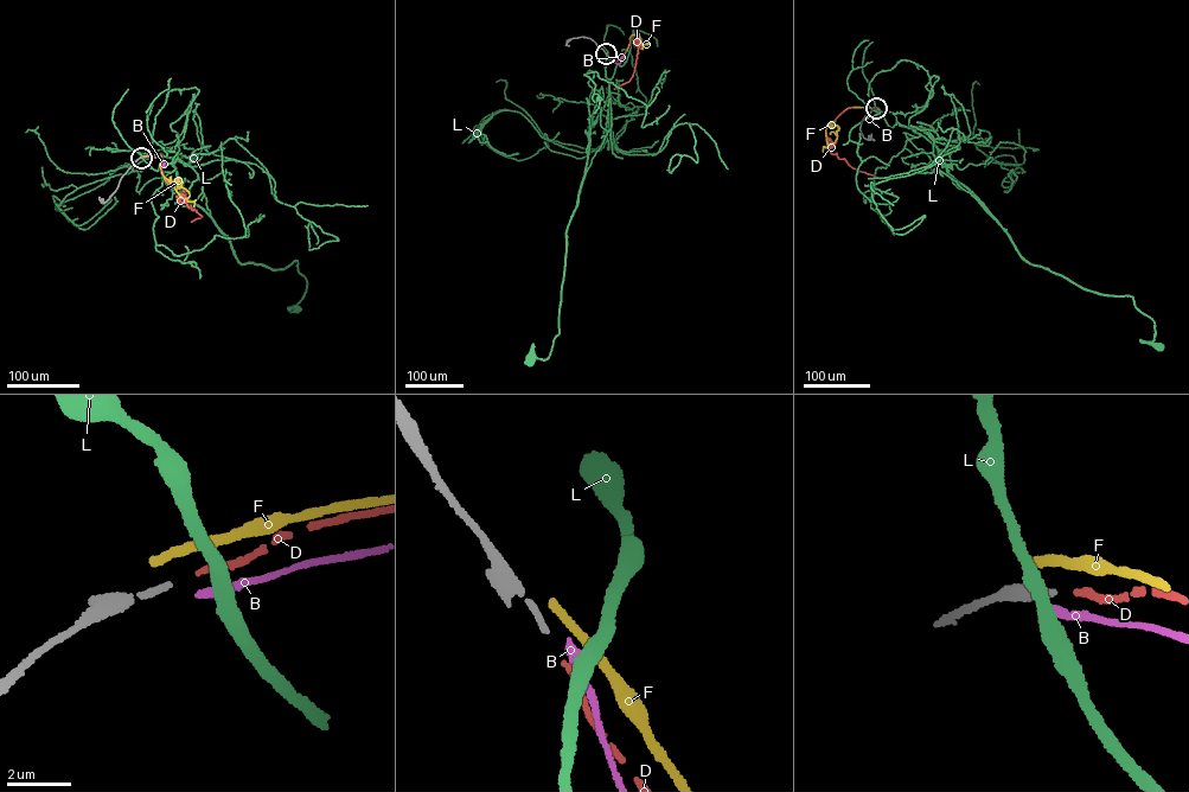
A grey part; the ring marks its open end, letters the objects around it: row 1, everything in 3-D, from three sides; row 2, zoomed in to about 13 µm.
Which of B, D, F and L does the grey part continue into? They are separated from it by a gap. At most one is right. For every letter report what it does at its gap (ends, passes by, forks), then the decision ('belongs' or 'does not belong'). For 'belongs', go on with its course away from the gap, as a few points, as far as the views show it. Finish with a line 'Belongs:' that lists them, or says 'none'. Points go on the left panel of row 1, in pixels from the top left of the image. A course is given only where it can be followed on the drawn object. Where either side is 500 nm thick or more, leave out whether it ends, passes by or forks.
B: it ends | does not belong
D: it ends | belongs | via (141, 157), (160, 154), (167, 181), (189, 208), (203, 216), (191, 222)
F: it ends | does not belong
L: it passes by | does not belong
Belongs: D

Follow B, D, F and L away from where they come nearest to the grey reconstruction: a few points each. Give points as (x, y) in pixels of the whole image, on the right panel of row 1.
B: (876, 108), (880, 112), (871, 117), (864, 116)
D: (876, 108), (848, 108), (825, 131), (831, 153), (880, 178)
F: (876, 107), (846, 108), (826, 126), (829, 144), (837, 139), (838, 127), (835, 125), (833, 128)
L: (876, 108), (934, 145), (1024, 260), (1132, 296), (1157, 346)

